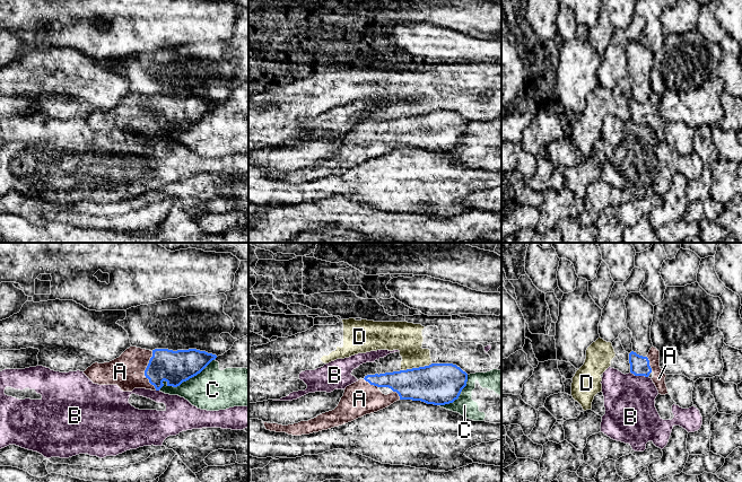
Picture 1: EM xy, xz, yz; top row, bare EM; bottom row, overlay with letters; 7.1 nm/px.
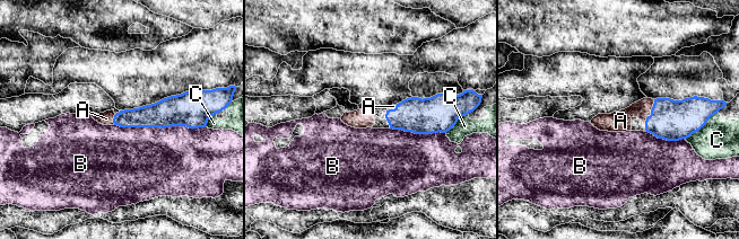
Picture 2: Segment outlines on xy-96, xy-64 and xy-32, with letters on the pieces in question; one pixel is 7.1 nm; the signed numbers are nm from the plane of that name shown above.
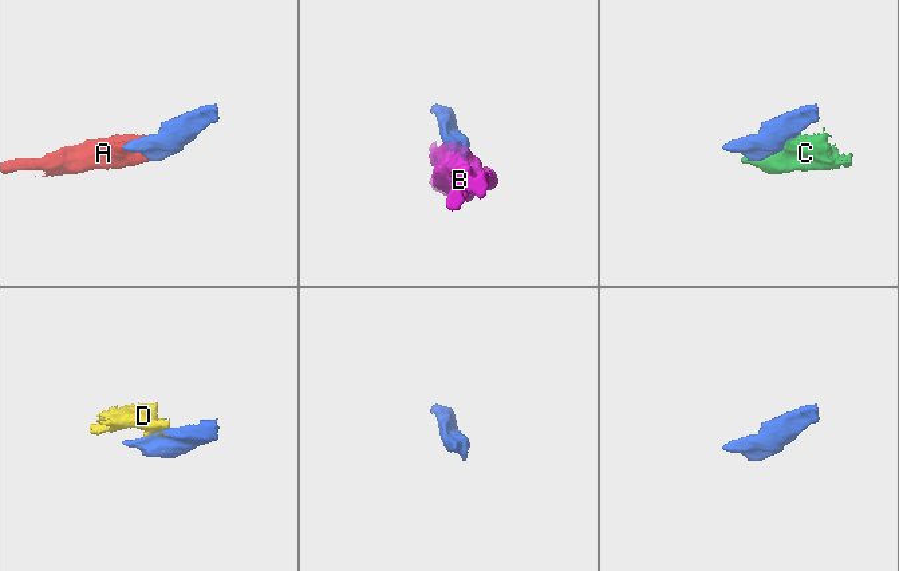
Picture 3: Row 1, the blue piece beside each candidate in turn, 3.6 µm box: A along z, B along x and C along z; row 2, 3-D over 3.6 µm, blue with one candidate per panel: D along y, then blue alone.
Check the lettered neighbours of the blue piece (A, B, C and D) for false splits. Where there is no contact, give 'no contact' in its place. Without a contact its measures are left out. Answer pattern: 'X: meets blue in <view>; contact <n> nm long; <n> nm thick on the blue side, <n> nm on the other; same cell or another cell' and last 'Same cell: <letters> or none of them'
A: meets blue in xy; contact 200 nm long; 240 nm thick on the blue side, 200 nm on the other; same cell
B: meets blue in yz; contact 130 nm long; 140 nm thick on the blue side, 360 nm on the other; another cell
C: meets blue in xy; contact 460 nm long; 240 nm thick on the blue side, 300 nm on the other; another cell
D: meets blue in xz; contact 220 nm long; 300 nm thick on the blue side, 220 nm on the other; another cell
Same cell: A

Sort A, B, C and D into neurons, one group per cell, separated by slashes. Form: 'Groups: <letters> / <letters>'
Groups: A / B / C / D

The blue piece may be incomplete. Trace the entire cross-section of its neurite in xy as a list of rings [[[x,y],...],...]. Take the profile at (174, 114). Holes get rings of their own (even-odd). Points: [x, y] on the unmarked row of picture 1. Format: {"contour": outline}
{"contour": [[[130,94],[119,105],[110,109],[93,111],[84,119],[84,121],[94,131],[117,132],[123,139],[132,139],[134,135],[159,138],[164,133],[164,128],[167,130],[167,133],[177,134],[183,129],[200,121],[216,105],[216,102],[197,96],[177,98],[155,96],[150,98]]]}

